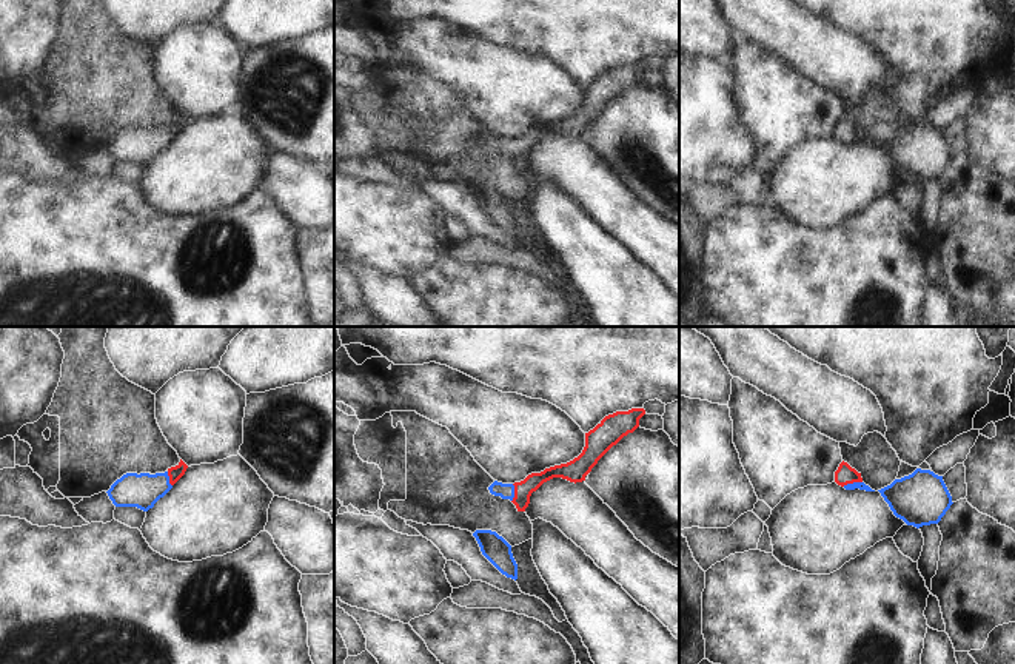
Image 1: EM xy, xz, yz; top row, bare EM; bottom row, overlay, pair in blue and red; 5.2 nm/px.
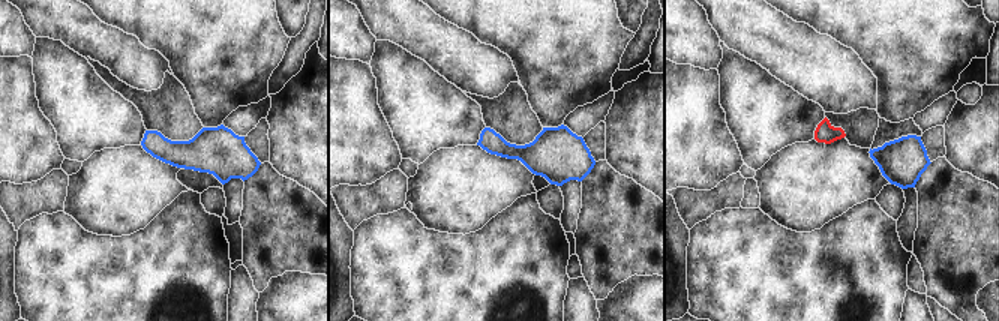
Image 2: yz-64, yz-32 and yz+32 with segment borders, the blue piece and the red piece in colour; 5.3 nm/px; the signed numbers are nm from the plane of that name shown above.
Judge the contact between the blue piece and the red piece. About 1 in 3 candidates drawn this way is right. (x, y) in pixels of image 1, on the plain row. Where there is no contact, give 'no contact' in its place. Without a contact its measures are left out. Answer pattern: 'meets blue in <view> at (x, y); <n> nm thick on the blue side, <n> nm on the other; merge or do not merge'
meets blue in yz at (854, 137); 50 nm thick on the blue side, 100 nm on the other; merge

